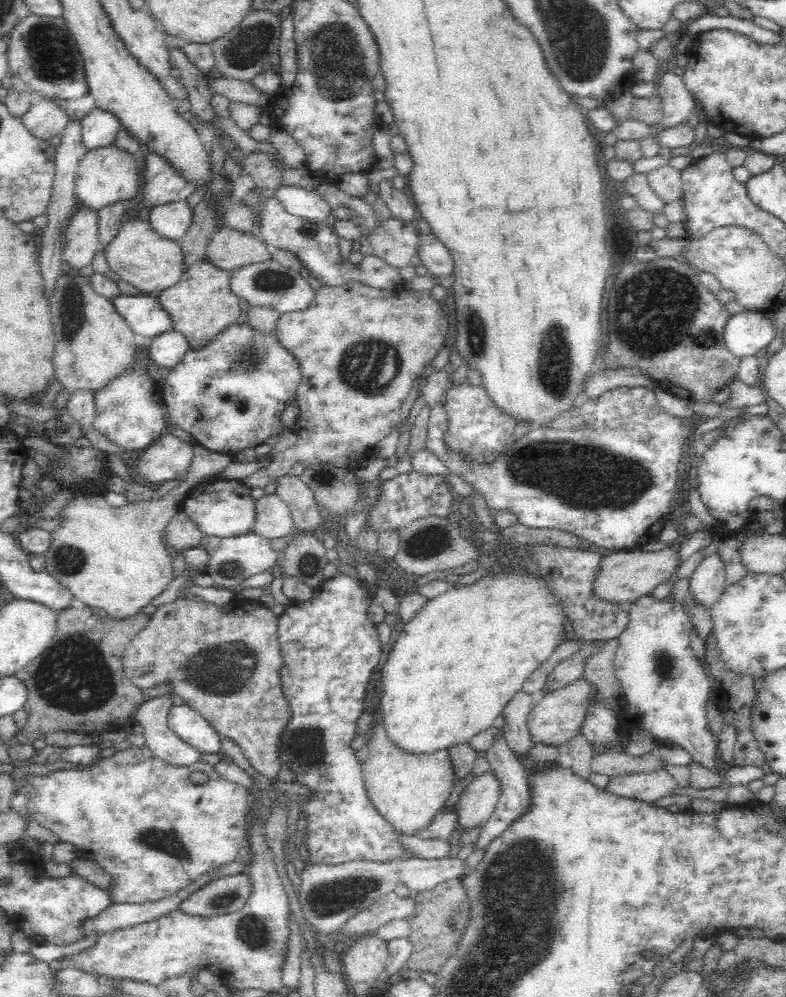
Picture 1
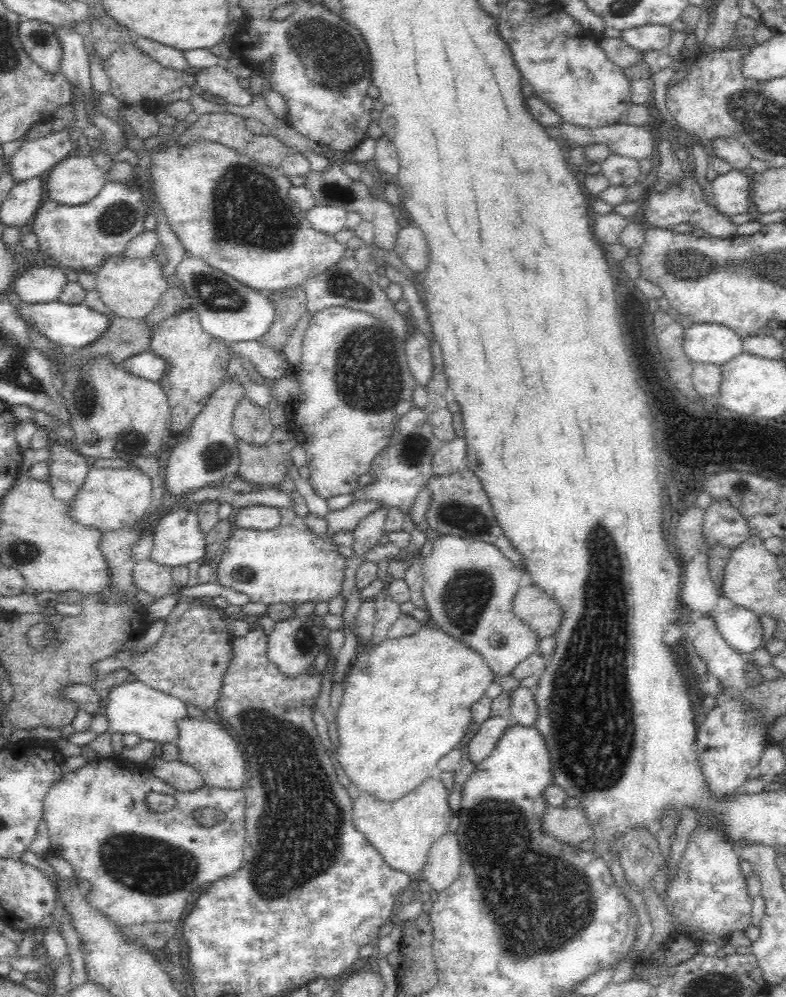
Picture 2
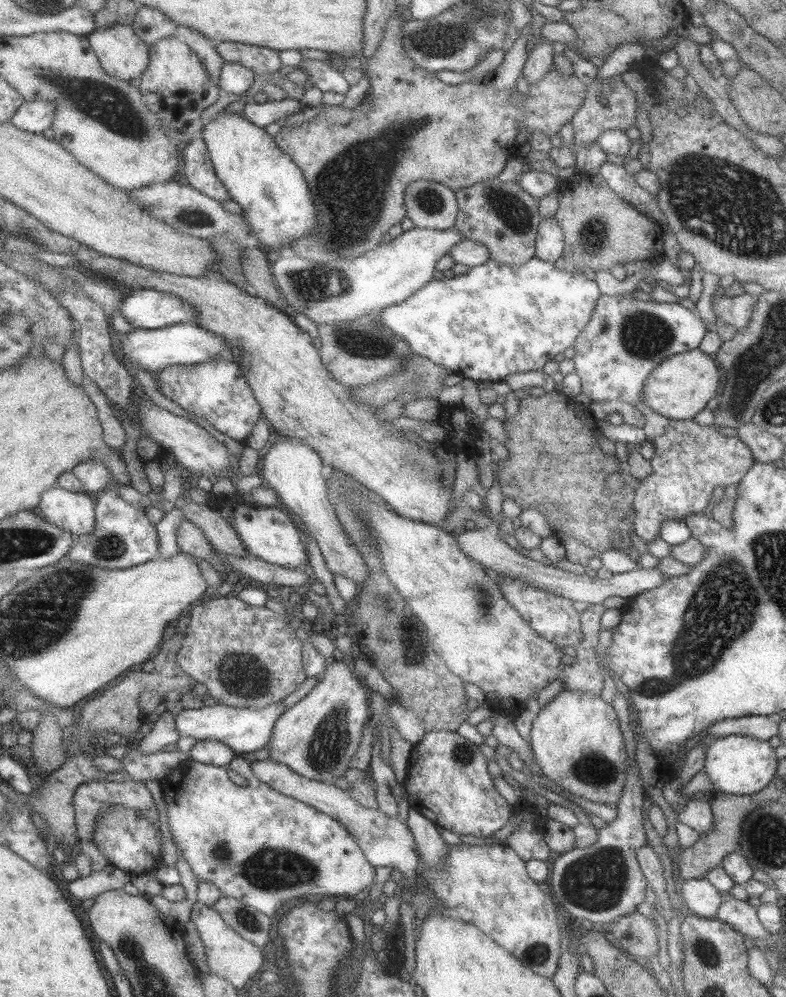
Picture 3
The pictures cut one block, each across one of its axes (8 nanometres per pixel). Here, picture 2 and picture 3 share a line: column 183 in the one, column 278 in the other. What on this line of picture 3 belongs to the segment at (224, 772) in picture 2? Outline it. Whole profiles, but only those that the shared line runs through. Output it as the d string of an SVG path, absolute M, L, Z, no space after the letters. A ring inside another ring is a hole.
M341 659L335 660L326 669L326 674L317 682L311 692L280 717L274 736L271 738L271 742L267 744L269 750L271 749L270 759L289 766L289 768L307 778L336 784L336 778L344 778L345 771L351 769L349 768L351 758L359 750L359 744L363 740L366 726L371 725L373 721L371 694L372 691L363 681L363 677L355 672L355 665L351 666Z

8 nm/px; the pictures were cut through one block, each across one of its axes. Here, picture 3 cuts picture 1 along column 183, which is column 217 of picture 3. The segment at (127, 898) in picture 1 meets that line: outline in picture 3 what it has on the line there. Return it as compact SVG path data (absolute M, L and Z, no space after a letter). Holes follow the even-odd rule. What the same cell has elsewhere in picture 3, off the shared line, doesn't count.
M189 759L179 768L169 773L162 782L162 785L170 833L176 841L178 849L181 850L181 855L190 865L196 878L198 880L207 880L207 882L211 882L211 884L217 884L217 888L219 888L225 896L233 896L233 898L243 900L243 902L246 902L249 906L253 906L269 916L277 916L277 914L281 912L281 908L284 908L287 902L293 902L293 900L301 902L325 896L335 896L335 899L352 898L353 896L357 896L361 890L365 890L365 888L369 888L369 886L372 887L373 884L377 882L377 872L375 872L376 866L373 866L373 864L369 862L367 855L365 855L357 839L350 834L348 829L341 822L338 822L326 812L321 812L317 810L317 808L299 799L287 796L275 790L271 785L261 781L257 775L255 775L253 786L239 785L231 780L227 768L221 766L217 767L213 764L203 764L197 760Z

